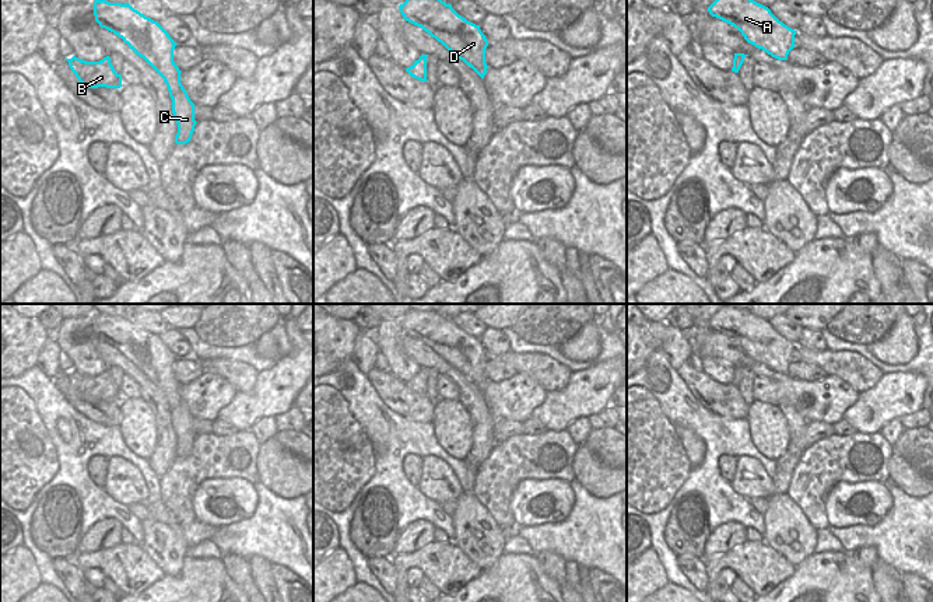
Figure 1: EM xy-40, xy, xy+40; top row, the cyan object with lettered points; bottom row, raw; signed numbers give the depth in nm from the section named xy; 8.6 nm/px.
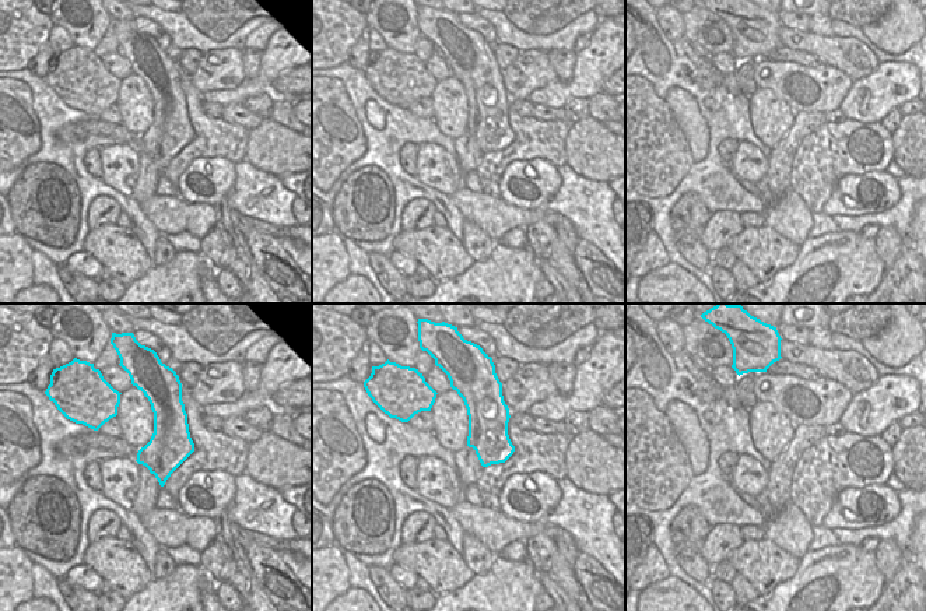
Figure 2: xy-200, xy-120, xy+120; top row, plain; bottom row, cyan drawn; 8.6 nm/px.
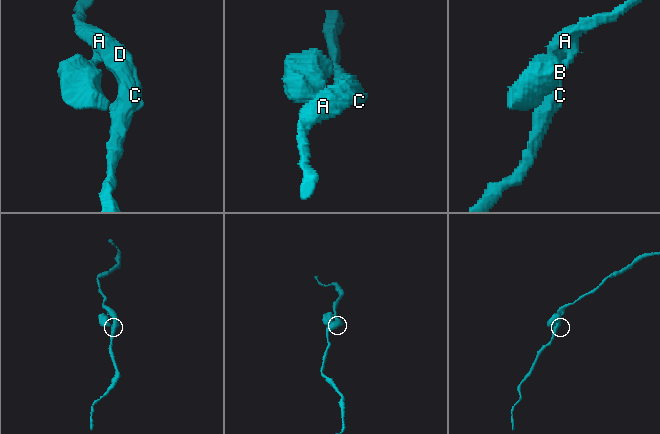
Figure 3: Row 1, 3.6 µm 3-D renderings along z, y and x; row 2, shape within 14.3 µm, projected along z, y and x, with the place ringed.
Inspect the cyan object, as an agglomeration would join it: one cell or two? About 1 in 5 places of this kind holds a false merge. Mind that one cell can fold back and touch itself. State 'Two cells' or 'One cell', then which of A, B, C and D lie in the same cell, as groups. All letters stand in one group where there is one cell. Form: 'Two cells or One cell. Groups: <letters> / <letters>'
One cell. Groups: A B C D

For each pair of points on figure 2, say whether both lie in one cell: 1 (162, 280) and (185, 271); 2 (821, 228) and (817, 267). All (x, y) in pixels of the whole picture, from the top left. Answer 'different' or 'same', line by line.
1: same
2: different

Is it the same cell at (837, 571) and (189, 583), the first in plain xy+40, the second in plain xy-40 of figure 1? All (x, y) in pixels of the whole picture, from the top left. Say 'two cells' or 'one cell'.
one cell

